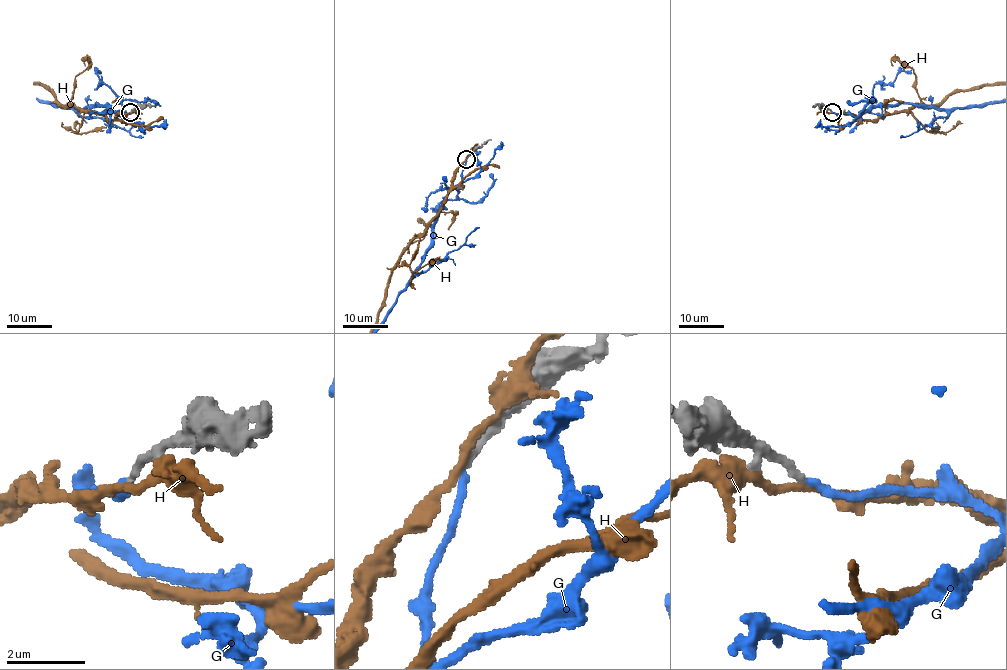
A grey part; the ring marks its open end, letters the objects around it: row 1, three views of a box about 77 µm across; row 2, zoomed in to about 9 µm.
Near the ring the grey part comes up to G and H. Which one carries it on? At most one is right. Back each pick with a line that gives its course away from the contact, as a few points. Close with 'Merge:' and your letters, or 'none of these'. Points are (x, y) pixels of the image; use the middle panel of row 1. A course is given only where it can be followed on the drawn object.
Merge: G

